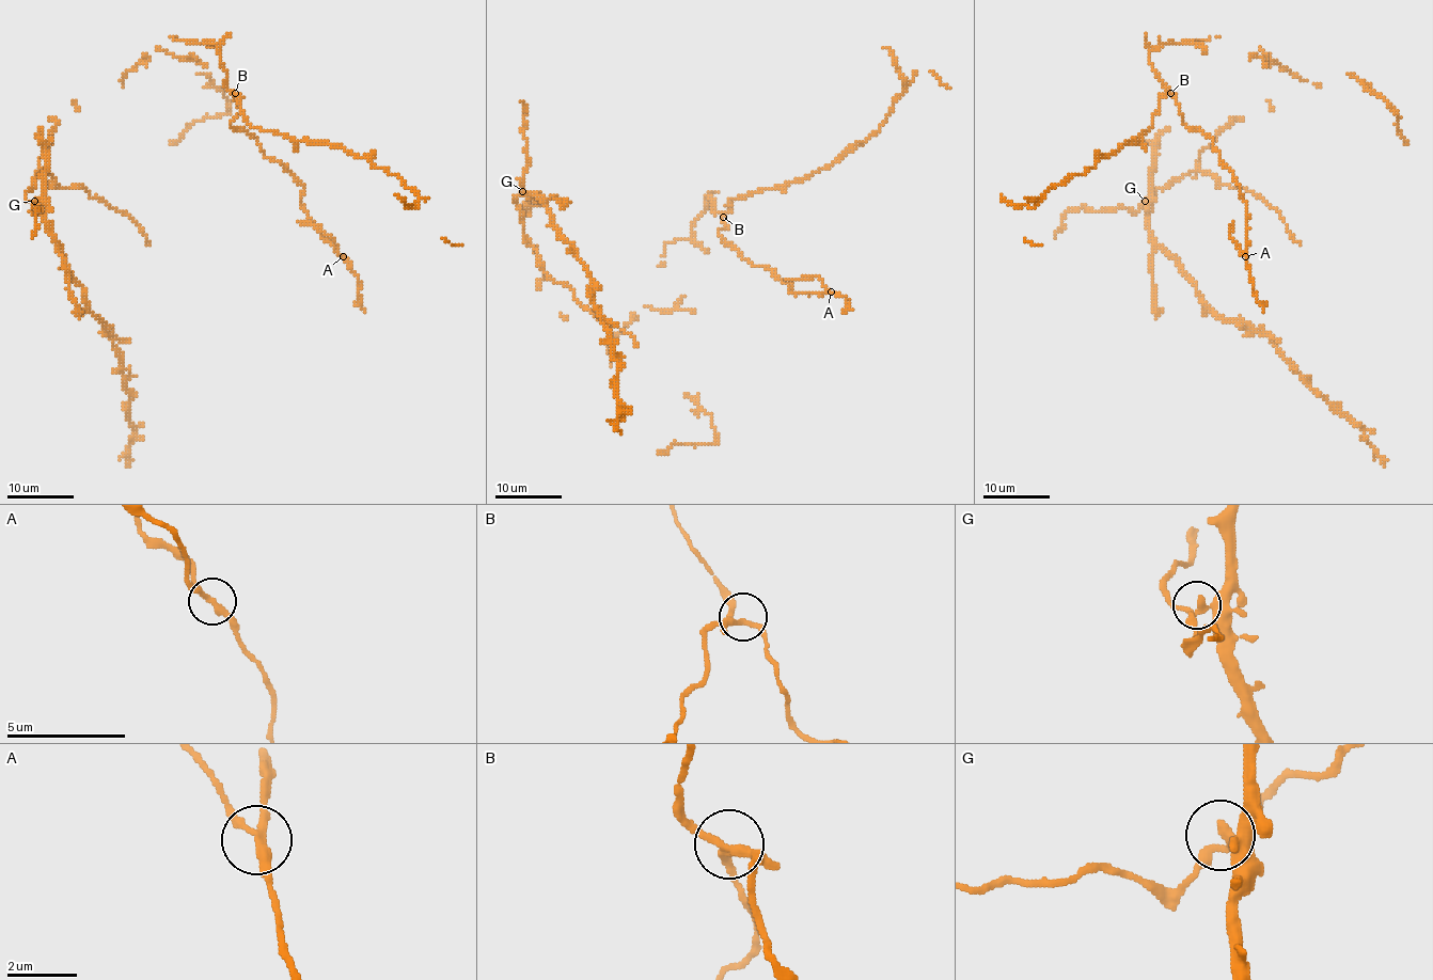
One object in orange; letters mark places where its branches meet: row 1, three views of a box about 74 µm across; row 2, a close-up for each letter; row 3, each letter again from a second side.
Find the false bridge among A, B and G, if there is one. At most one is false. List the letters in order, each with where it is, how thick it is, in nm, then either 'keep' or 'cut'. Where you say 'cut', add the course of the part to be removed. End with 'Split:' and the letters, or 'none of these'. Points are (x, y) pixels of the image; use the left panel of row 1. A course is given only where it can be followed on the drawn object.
A: place (343, 256); calibre 240 nm; cut; course (342, 256), (330, 237), (310, 224), (298, 222)
B: place (235, 93); calibre 200 nm; keep
G: place (34, 201); calibre 200 nm; keep
Split: A

